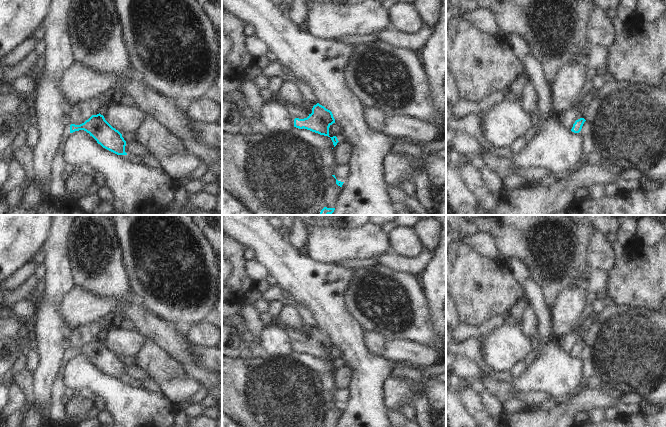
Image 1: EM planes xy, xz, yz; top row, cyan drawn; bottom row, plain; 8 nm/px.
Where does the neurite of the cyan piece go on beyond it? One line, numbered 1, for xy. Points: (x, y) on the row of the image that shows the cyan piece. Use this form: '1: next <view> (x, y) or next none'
1: next none

